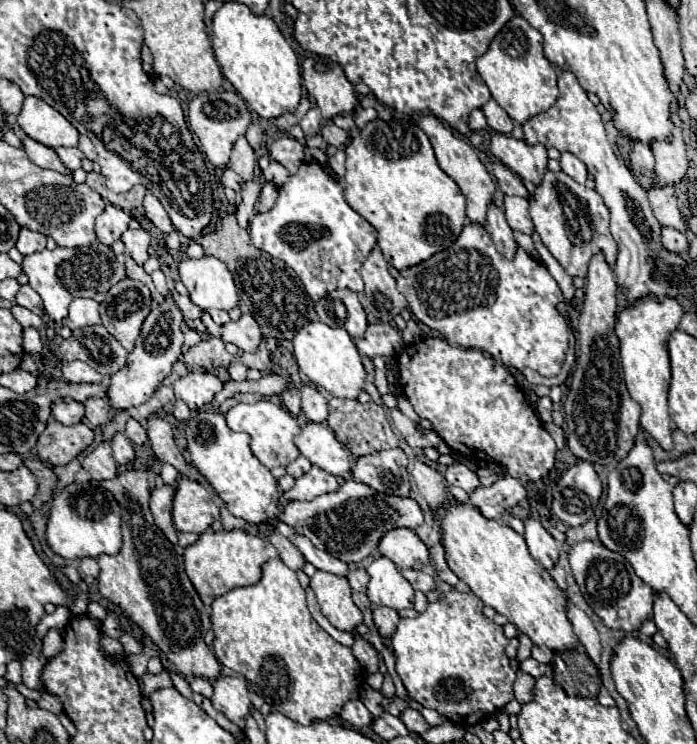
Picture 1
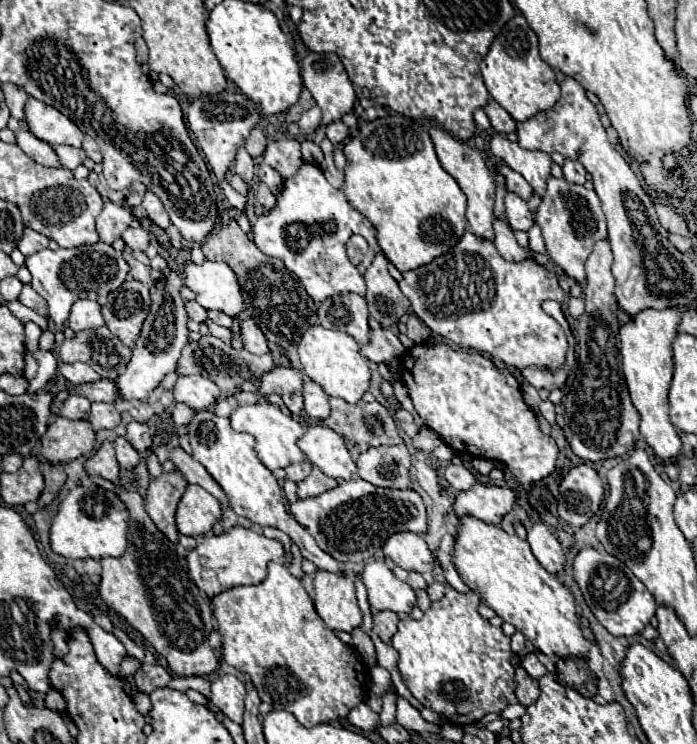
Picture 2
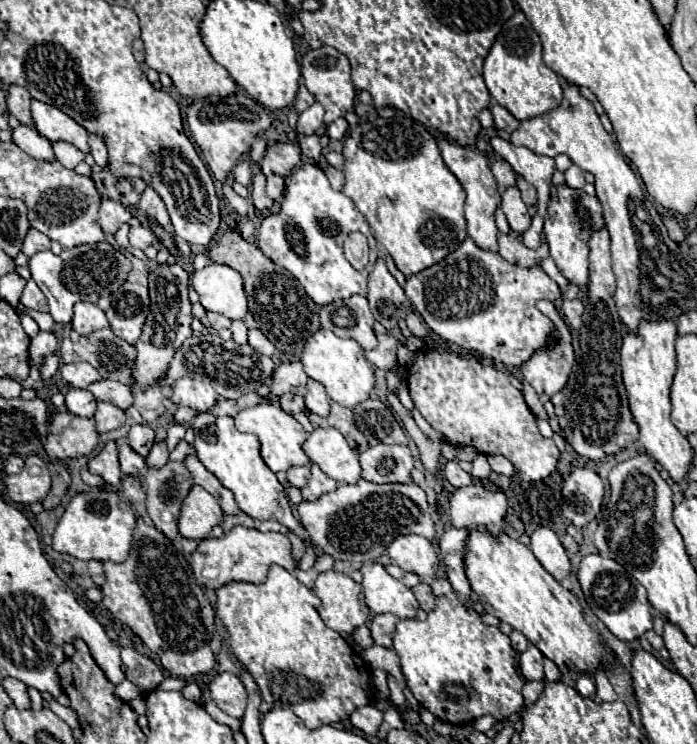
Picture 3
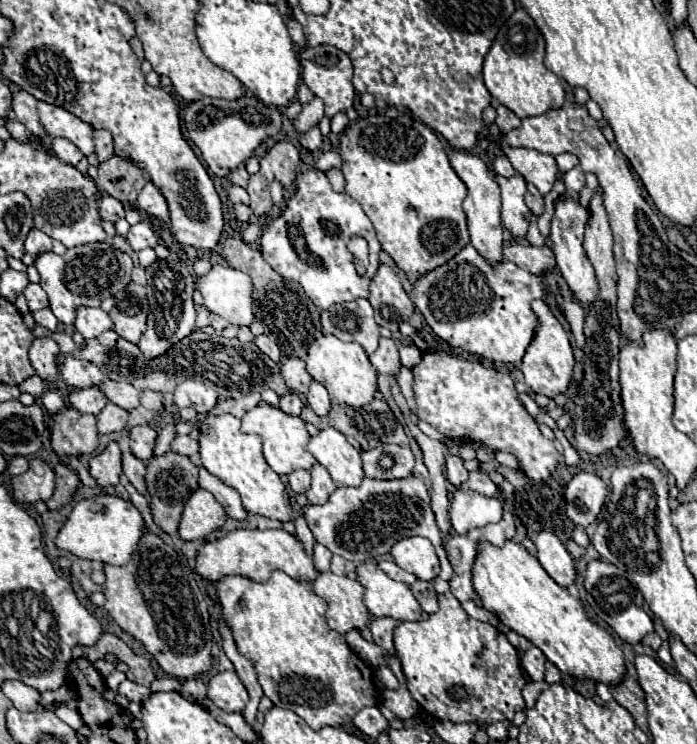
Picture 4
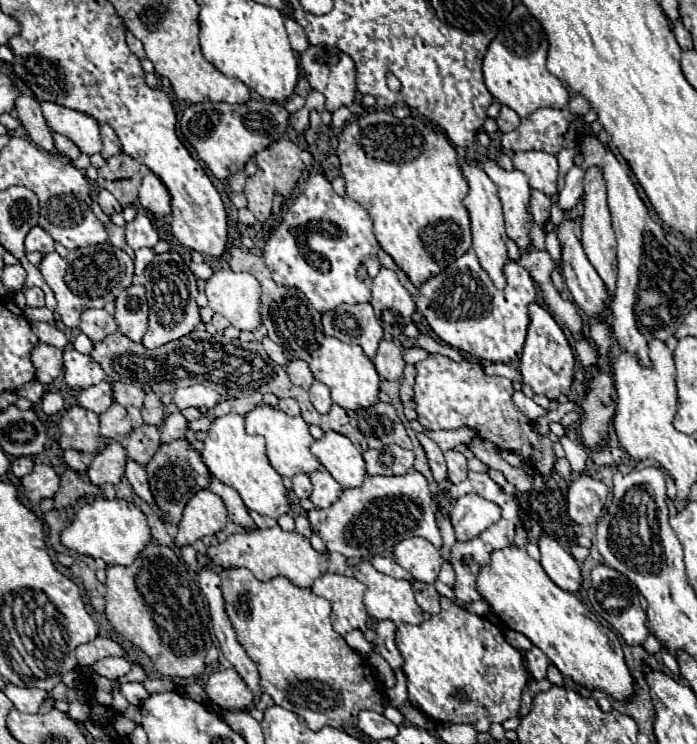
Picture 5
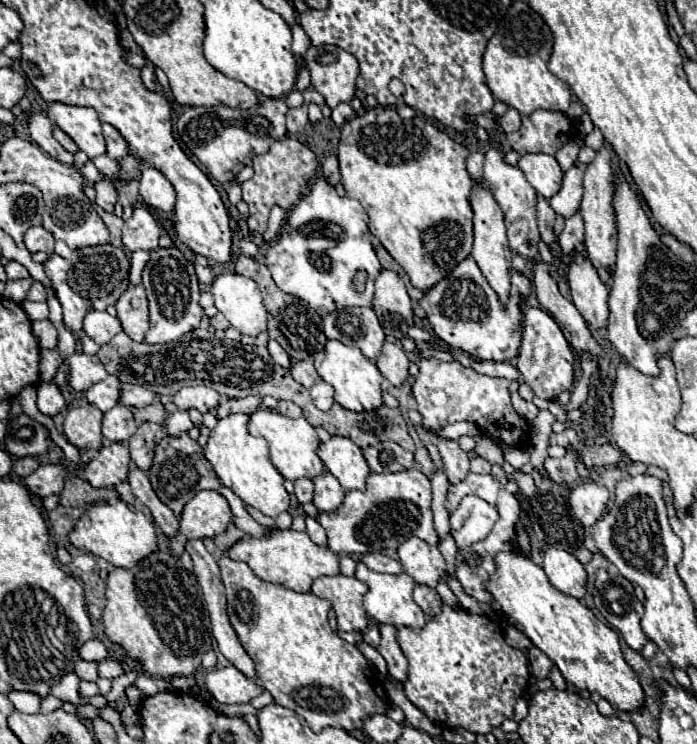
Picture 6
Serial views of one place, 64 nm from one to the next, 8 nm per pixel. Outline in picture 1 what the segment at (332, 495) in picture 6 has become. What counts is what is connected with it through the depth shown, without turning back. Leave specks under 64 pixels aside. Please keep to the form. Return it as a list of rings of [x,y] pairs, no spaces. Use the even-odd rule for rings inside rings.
[[[314,466],[310,472],[306,472],[304,476],[296,478],[294,488],[284,492],[286,500],[312,500],[316,496],[328,494],[328,492],[336,492],[340,488],[340,482],[336,476],[324,472],[322,468]]]

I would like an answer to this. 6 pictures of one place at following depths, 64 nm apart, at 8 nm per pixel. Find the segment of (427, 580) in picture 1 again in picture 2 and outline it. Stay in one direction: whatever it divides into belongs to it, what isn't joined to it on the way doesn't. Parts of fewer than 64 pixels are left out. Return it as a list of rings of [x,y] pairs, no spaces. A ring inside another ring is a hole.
[[[394,566],[392,572],[396,572],[396,576],[400,576],[400,580],[408,582],[414,590],[426,590],[426,588],[428,588],[428,582],[426,582],[424,576],[418,574],[418,572],[408,572],[408,570],[402,570],[402,568],[398,568],[398,566]]]

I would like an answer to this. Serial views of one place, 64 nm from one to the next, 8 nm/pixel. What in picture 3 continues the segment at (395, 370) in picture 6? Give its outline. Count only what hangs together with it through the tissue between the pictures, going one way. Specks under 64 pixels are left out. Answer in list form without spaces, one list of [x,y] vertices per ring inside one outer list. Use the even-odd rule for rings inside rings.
[[[376,334],[376,338],[378,338],[378,346],[366,350],[364,354],[380,370],[392,370],[396,366],[396,350],[400,342],[392,334]]]

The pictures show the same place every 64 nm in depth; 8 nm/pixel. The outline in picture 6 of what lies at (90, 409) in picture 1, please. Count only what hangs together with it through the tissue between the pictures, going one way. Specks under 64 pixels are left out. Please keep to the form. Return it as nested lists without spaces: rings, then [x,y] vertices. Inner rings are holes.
[[[116,404],[112,410],[104,412],[104,420],[102,420],[104,438],[112,442],[126,442],[136,432],[136,428],[138,426],[134,424],[132,412],[126,406]]]

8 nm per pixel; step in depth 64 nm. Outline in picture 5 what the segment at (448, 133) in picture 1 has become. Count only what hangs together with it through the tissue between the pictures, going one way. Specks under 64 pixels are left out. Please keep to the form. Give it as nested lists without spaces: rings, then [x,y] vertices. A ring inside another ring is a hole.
[[[460,160],[460,170],[470,186],[470,192],[464,198],[464,206],[466,206],[466,210],[470,214],[470,222],[472,222],[472,248],[480,260],[480,266],[492,276],[494,284],[498,288],[504,288],[506,278],[504,278],[502,268],[508,262],[508,254],[506,254],[506,232],[504,232],[504,218],[502,218],[502,204],[498,198],[498,188],[488,178],[488,174],[482,170],[482,166],[476,162]]]

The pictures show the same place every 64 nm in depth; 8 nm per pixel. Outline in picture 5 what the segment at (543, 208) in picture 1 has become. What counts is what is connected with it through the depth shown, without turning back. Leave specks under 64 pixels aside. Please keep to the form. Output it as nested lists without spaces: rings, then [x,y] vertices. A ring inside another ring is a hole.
[[[564,212],[564,220],[558,224],[558,230],[556,230],[556,236],[558,236],[558,242],[560,242],[560,248],[562,248],[562,256],[560,256],[560,268],[562,268],[562,276],[566,280],[566,286],[568,290],[572,292],[574,296],[574,302],[592,318],[596,316],[598,312],[602,312],[604,308],[604,296],[606,296],[606,288],[604,288],[604,282],[600,280],[598,272],[594,270],[594,266],[588,262],[584,250],[582,250],[582,244],[580,244],[580,234],[582,232],[582,216],[578,218],[570,218],[568,212]]]

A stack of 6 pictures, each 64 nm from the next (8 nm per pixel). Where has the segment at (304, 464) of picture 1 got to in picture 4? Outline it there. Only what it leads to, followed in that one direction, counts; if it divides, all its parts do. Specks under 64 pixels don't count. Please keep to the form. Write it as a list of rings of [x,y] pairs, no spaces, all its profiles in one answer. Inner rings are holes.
[[[294,470],[288,474],[288,482],[290,482],[290,488],[294,492],[304,494],[308,490],[308,484],[310,484],[310,472],[308,470]]]

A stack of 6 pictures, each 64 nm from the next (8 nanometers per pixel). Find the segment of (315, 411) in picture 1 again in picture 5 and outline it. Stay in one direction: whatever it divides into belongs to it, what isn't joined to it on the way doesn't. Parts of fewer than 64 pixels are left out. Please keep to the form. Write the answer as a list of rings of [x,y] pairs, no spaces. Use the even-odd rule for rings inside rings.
[[[314,380],[308,392],[310,392],[310,402],[312,402],[312,406],[314,406],[320,414],[328,414],[330,406],[332,406],[332,398],[330,398],[328,386],[322,384],[322,382],[318,382],[318,380]]]

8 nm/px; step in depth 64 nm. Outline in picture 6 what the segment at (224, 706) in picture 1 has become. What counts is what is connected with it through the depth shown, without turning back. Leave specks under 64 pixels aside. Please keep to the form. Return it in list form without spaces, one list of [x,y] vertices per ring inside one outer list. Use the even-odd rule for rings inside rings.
[[[234,666],[208,672],[206,690],[214,696],[214,700],[222,704],[248,704],[252,698],[260,694],[258,682],[248,680]]]

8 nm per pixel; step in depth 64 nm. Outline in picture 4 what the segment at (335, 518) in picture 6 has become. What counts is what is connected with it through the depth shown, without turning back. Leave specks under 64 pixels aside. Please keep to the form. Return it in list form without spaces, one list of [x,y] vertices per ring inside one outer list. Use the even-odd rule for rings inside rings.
[[[408,476],[404,480],[364,478],[362,484],[356,488],[340,486],[334,490],[334,494],[328,498],[326,504],[308,504],[302,508],[302,514],[316,542],[326,546],[332,554],[342,556],[344,560],[350,562],[376,560],[386,552],[390,552],[396,540],[402,540],[404,536],[424,536],[434,544],[440,564],[444,568],[440,572],[440,578],[448,580],[452,576],[452,566],[442,548],[442,534],[436,526],[434,512],[430,508],[430,494],[426,486],[414,476]]]

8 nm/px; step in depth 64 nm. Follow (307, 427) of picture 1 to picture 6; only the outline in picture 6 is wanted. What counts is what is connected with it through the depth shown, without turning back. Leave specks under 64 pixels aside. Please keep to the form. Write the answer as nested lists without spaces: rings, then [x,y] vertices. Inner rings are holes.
[[[332,436],[316,450],[324,466],[338,478],[344,490],[364,490],[370,474],[362,450],[344,436]]]

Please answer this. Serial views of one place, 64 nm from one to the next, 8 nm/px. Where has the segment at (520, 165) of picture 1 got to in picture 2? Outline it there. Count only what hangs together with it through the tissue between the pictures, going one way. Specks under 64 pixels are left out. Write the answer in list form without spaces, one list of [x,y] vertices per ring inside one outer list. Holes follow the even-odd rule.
[[[494,134],[490,140],[490,150],[496,158],[502,158],[512,170],[522,174],[526,182],[542,196],[546,178],[550,176],[550,156],[542,150],[524,150],[516,142],[510,142],[502,134]]]

